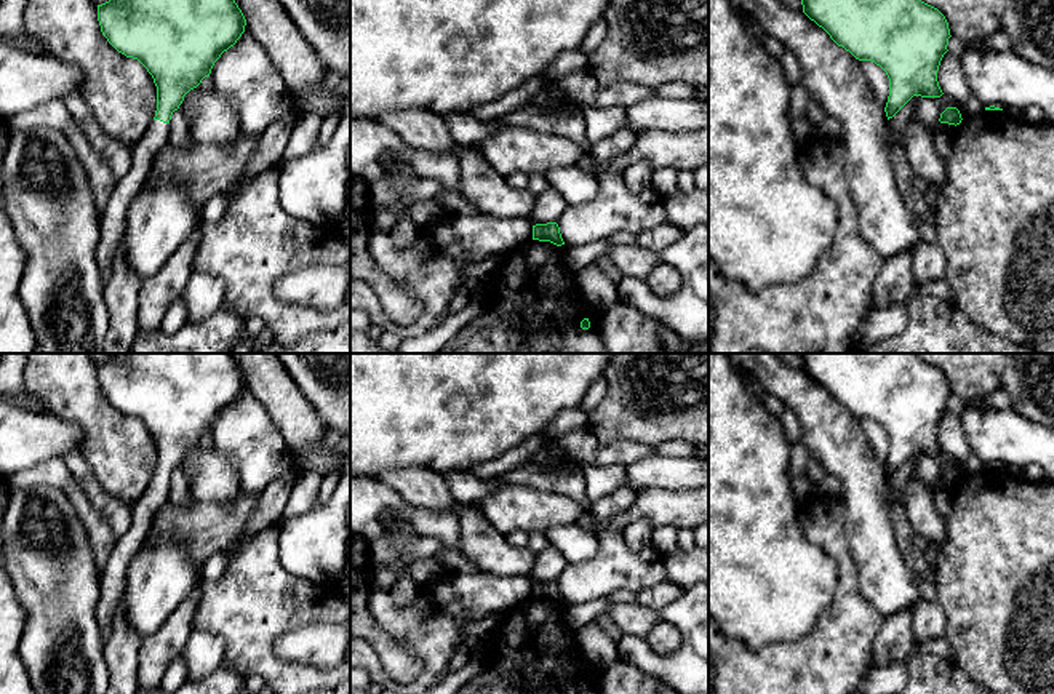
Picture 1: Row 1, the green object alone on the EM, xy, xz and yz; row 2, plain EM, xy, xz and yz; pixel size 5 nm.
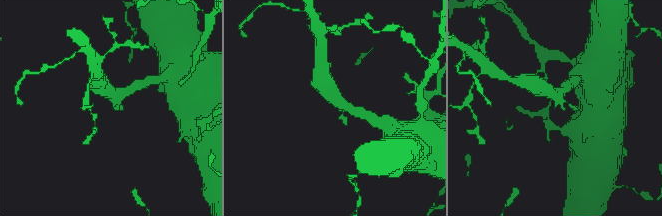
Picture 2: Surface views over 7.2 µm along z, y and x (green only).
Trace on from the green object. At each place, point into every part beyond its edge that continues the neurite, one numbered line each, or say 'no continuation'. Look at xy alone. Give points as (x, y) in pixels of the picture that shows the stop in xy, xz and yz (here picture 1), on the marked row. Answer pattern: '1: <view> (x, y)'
1: xy (112, 224)

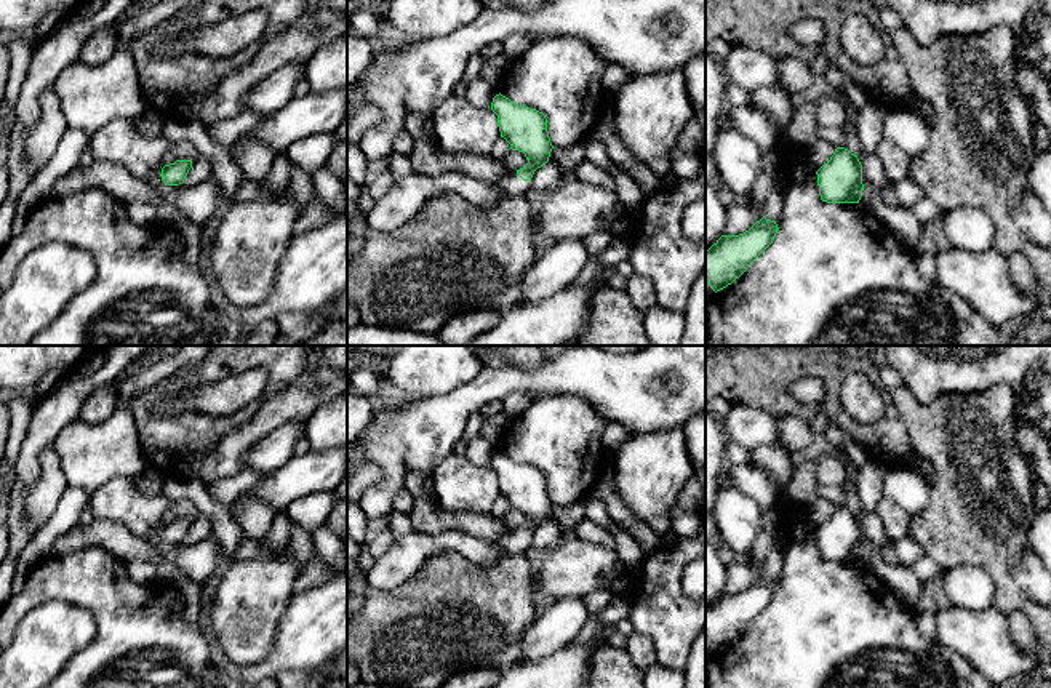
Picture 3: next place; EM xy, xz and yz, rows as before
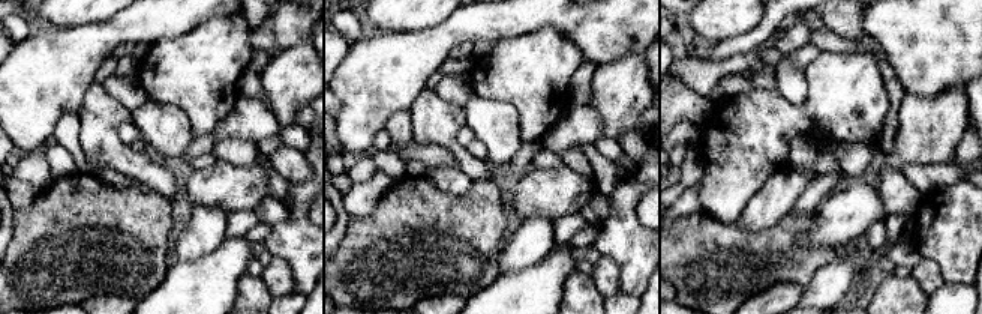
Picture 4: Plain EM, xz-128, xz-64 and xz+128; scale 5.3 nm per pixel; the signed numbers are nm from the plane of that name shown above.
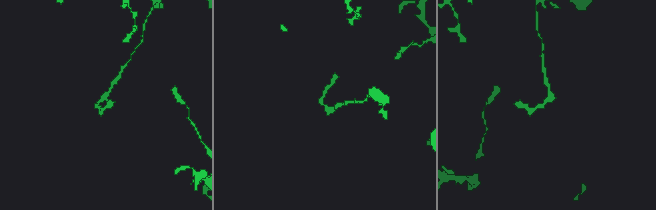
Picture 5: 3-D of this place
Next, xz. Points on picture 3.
1: xz (512, 184)

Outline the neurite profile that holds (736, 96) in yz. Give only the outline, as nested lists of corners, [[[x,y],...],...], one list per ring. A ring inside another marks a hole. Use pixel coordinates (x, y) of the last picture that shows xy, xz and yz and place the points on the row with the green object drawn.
[[[728,82],[726,86],[726,99],[729,107],[744,107],[752,104],[752,96],[745,90],[742,90],[739,85]]]

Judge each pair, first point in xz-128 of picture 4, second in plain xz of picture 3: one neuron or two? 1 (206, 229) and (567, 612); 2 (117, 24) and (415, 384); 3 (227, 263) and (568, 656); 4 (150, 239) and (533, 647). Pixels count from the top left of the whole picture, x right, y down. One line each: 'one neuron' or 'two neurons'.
1: one neuron
2: two neurons
3: one neuron
4: two neurons

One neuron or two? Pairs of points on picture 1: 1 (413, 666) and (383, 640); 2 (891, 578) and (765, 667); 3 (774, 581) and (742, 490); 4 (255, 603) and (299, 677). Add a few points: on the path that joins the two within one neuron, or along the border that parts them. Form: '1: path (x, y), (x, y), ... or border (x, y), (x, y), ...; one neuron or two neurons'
1: path (405, 662), (391, 648); one neuron
2: border (854, 560), (861, 594), (886, 618); two neurons
3: path (752, 558), (742, 549), (742, 512); one neuron
4: path (255, 626), (255, 646), (277, 669); one neuron

